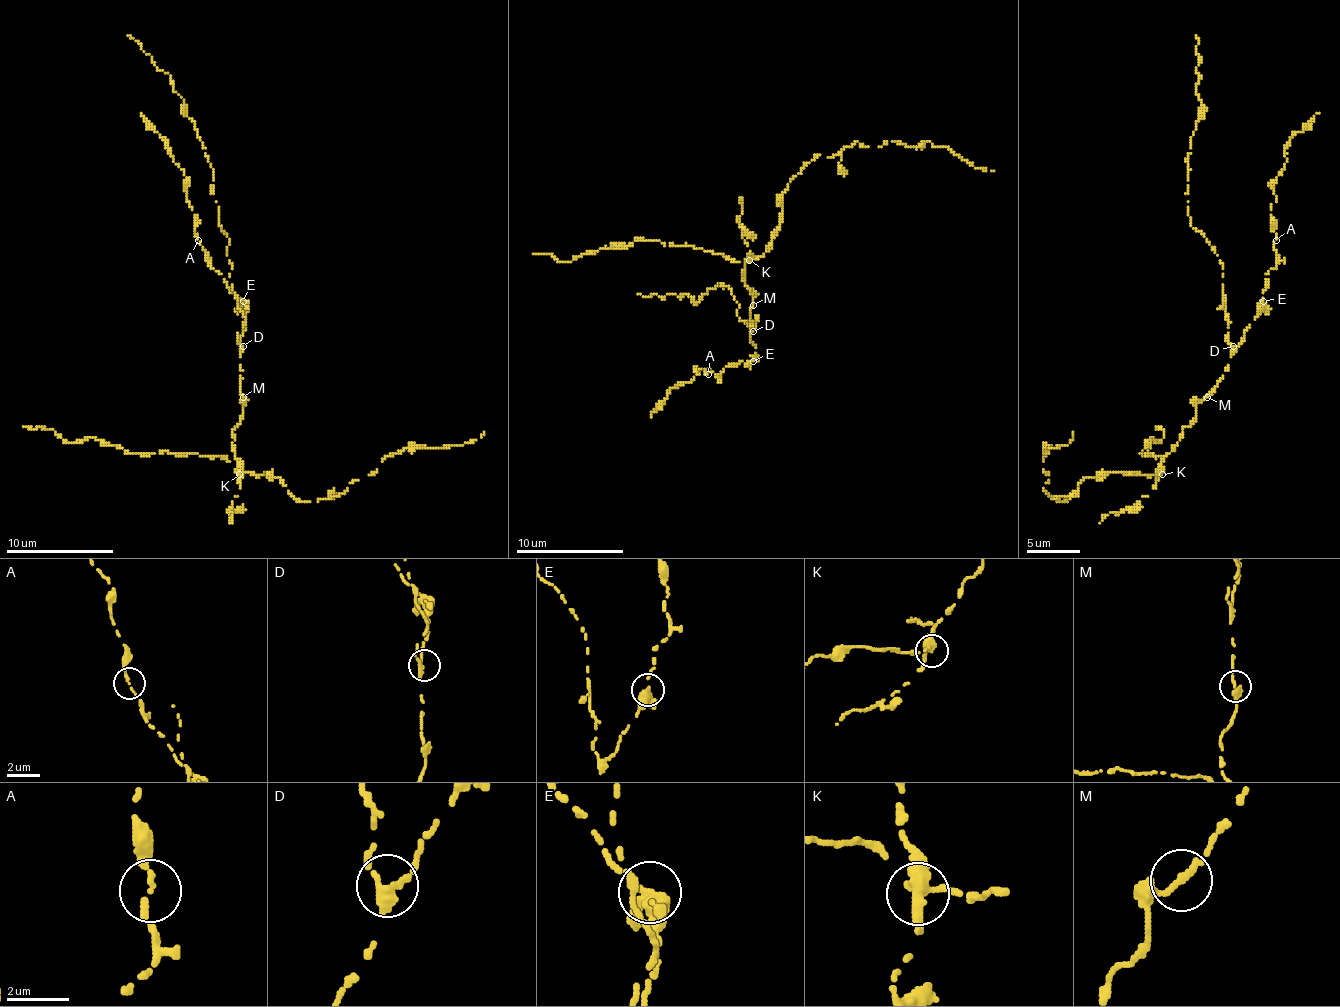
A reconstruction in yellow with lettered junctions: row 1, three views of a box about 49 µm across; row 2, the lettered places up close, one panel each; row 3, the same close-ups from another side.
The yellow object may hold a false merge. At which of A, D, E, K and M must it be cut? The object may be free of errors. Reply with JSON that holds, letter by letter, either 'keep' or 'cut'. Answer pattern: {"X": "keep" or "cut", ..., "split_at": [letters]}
{"A": "keep", "D": "keep", "E": "keep", "K": "cut", "M": "keep", "split_at": ["K"]}

